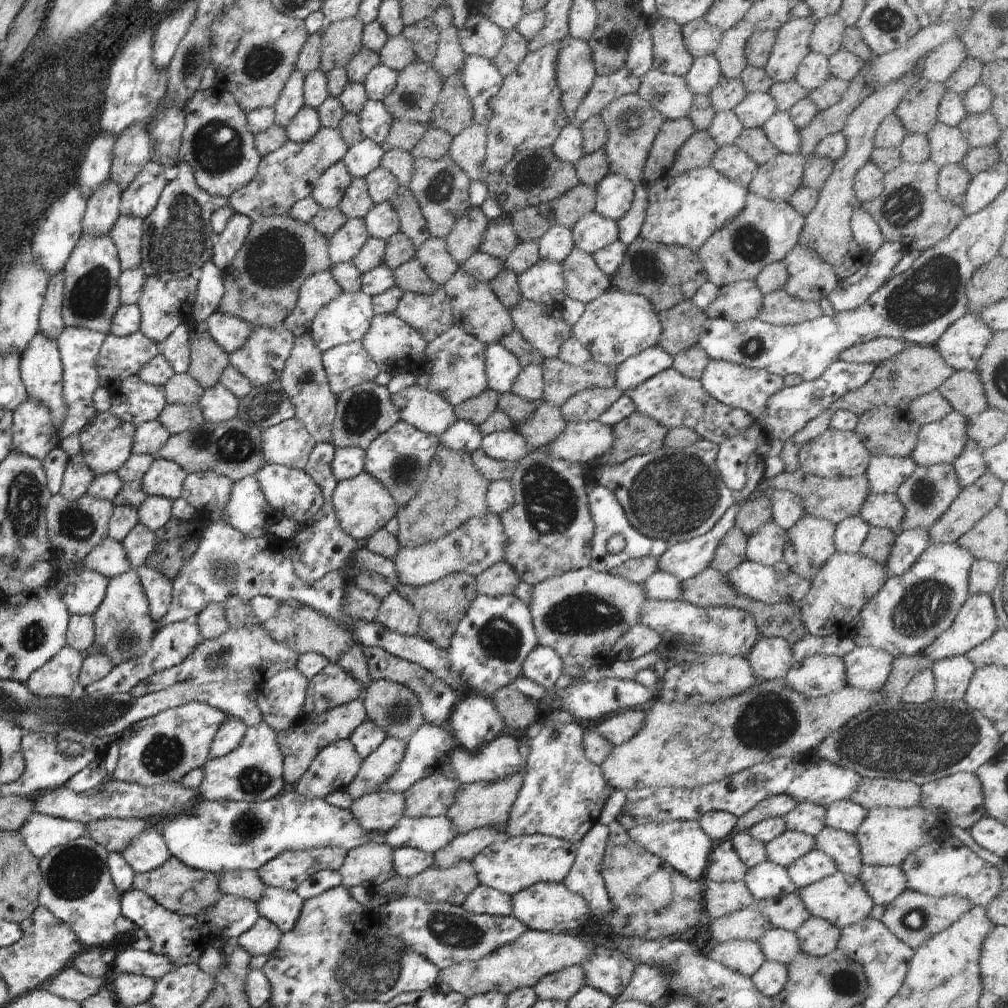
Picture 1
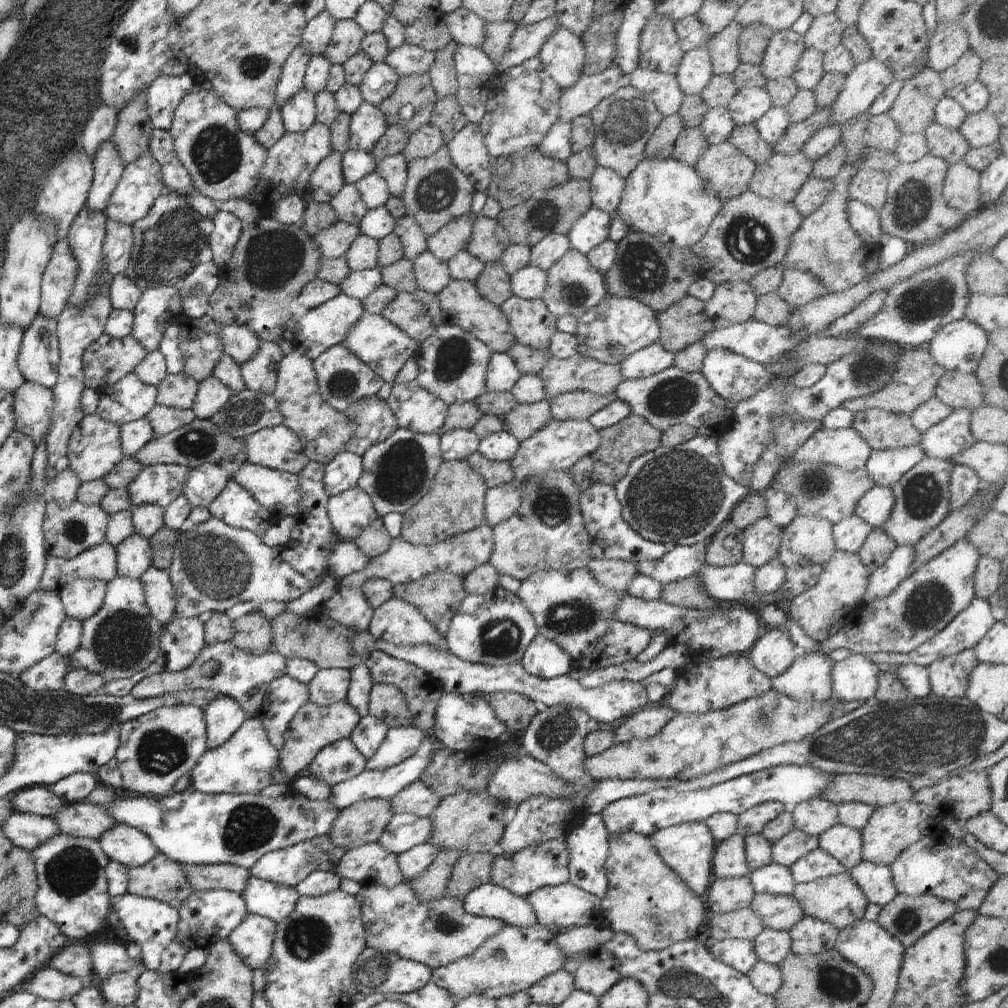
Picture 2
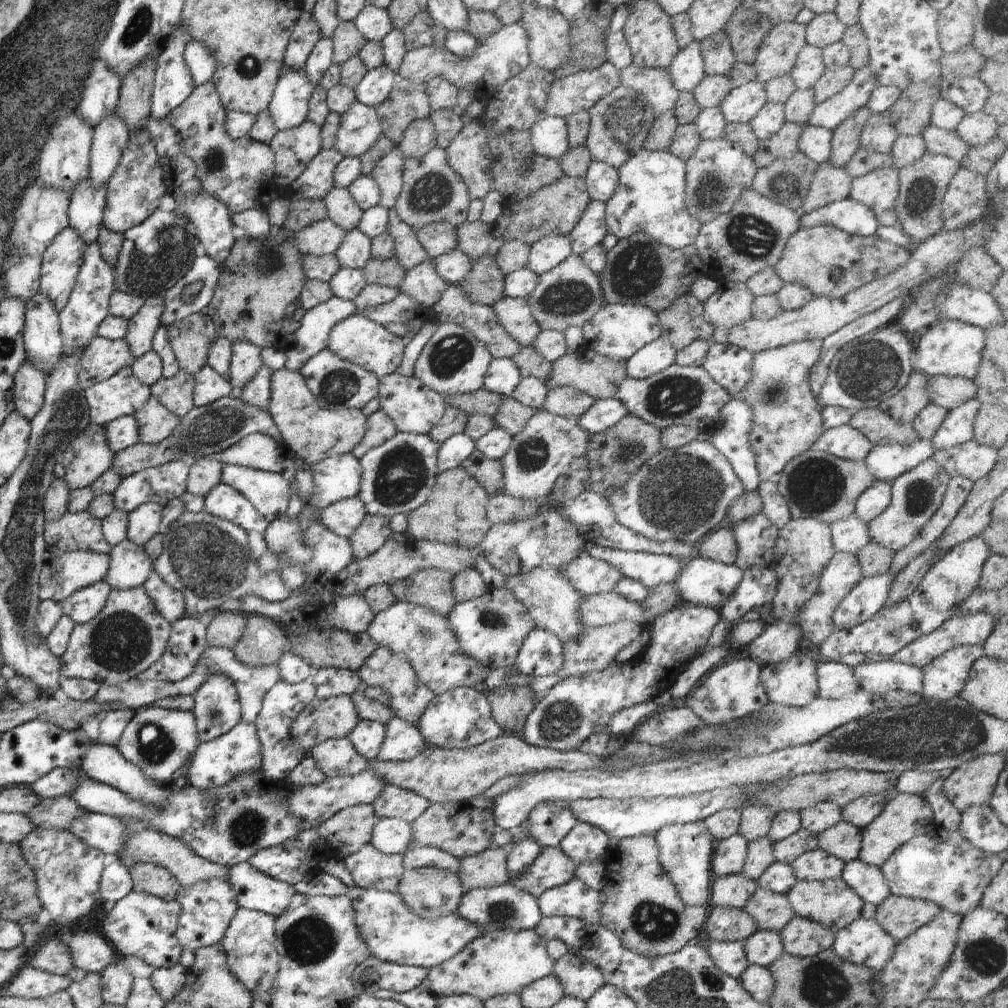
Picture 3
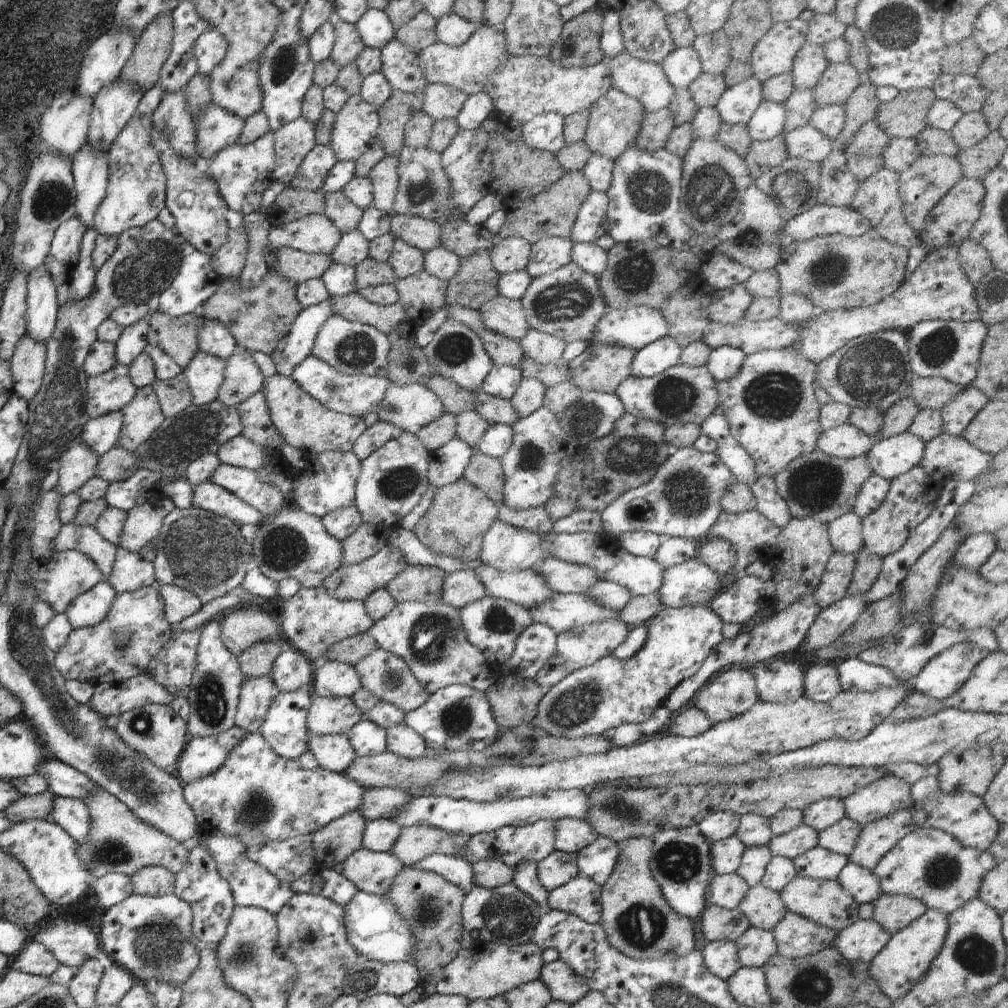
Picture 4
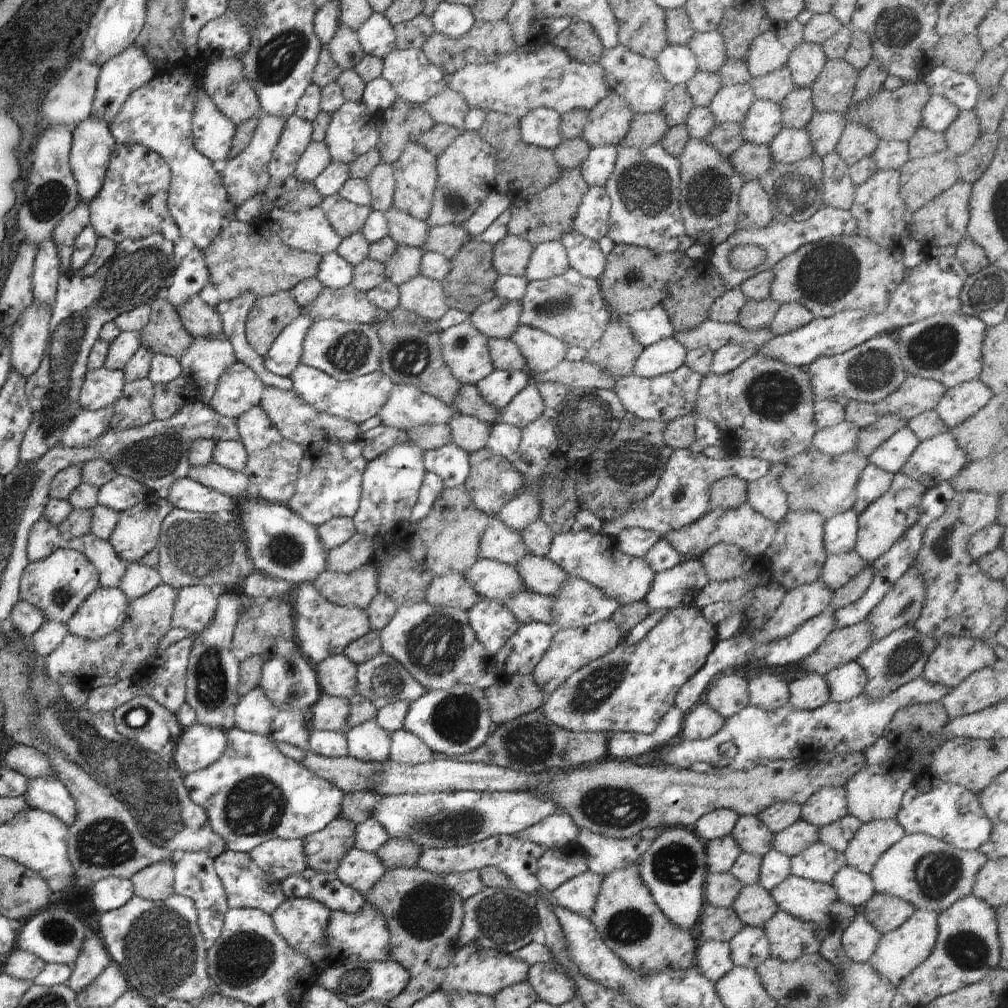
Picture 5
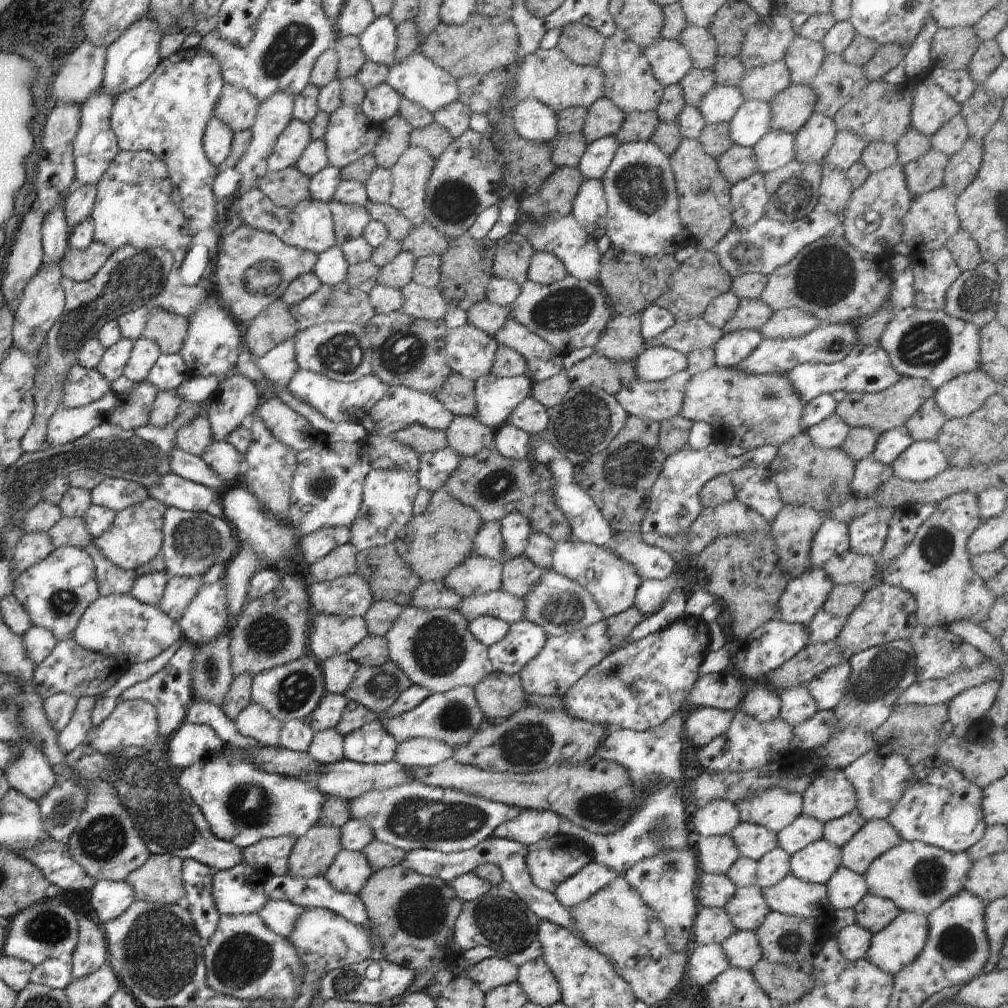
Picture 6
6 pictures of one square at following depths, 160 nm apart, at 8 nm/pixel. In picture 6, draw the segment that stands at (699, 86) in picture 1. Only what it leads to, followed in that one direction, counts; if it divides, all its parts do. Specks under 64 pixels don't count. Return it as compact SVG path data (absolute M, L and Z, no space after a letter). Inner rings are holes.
M658 39L642 50L657 78L665 87L678 85L693 67L687 48L677 40Z

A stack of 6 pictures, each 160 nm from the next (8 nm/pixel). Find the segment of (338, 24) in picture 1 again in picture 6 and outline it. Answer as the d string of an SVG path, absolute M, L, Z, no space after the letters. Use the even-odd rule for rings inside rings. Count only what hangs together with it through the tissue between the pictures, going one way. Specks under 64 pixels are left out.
M352 35L337 36L332 48L337 52L339 58L338 80L356 77L367 61L366 55L361 49L359 37L353 37Z

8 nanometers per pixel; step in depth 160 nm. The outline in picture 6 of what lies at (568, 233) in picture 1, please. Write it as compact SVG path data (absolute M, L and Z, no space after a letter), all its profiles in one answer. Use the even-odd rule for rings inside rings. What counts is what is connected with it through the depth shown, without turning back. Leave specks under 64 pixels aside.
M535 251L532 255L527 275L530 281L541 285L551 285L562 280L568 275L568 271L555 254Z

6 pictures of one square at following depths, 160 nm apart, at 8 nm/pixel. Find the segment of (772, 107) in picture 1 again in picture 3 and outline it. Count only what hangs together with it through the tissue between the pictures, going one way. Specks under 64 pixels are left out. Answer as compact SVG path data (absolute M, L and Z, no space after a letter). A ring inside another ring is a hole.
M752 81L733 88L724 98L720 108L728 123L751 123L766 104L767 97L763 84Z

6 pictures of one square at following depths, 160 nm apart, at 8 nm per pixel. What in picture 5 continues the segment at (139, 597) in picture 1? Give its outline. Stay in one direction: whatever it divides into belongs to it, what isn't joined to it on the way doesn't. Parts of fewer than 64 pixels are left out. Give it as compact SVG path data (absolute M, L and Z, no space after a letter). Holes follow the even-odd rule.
M162 583L143 597L132 599L128 605L129 619L127 622L119 631L104 638L92 640L68 633L62 644L44 658L45 674L60 686L78 685L88 690L113 685L121 680L136 677L139 672L138 668L140 668L139 664L150 655L156 656L160 639L171 629L171 618L175 611L177 594L176 587Z

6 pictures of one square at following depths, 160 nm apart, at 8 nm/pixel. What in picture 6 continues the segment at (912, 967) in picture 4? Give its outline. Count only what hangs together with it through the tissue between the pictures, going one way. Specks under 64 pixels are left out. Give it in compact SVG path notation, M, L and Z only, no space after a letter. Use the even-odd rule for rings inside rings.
M901 911L886 928L872 935L865 958L894 976L920 954L928 931L925 915Z

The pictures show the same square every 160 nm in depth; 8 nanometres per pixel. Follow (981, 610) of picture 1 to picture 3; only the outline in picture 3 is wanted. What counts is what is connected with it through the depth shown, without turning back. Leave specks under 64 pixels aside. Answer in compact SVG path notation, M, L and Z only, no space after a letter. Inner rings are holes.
M974 612L974 614L968 614L968 616L956 616L949 619L945 624L942 624L935 632L928 634L928 636L922 636L922 638L918 638L918 640L914 640L914 642L908 644L908 646L902 648L902 650L893 656L851 653L840 656L838 662L854 667L866 663L893 661L924 669L932 660L935 660L938 656L942 656L942 654L945 654L948 650L960 646L975 645L982 647L982 644L986 642L986 638L989 638L990 634L992 634L994 622L995 620L992 619L992 616L986 612Z

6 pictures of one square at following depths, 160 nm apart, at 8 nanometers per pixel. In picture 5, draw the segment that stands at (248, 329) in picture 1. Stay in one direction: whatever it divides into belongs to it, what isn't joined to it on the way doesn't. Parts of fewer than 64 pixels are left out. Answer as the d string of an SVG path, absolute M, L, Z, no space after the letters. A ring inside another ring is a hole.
M236 362L219 378L209 405L218 414L236 420L252 407L259 406L265 384L244 363Z

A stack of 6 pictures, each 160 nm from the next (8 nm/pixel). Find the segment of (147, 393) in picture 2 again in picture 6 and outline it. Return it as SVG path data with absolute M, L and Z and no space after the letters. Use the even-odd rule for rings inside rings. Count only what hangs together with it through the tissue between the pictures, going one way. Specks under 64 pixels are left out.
M76 362L65 374L65 385L59 406L62 409L83 407L101 399L108 391L112 391L111 384L98 369L87 369Z

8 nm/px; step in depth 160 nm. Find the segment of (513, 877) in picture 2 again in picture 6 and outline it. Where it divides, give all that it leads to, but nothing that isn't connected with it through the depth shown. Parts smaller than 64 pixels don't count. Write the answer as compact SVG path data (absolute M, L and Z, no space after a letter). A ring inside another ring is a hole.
M562 833L539 840L527 847L525 863L531 881L542 890L553 893L567 878L574 876L581 868L593 861L591 850L574 835Z

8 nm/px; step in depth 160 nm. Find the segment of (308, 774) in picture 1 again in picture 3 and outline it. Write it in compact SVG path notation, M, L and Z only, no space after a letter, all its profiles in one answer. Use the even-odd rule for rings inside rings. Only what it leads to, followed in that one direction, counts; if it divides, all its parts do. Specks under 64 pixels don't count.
M347 737L322 742L308 753L328 778L354 776L368 769L369 761L356 752Z

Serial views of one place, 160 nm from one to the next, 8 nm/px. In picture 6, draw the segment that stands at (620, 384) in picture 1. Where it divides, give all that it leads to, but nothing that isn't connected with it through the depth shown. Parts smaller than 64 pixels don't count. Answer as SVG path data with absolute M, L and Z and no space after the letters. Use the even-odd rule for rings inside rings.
M663 346L642 351L636 357L638 378L652 382L663 381L687 369L687 355Z

